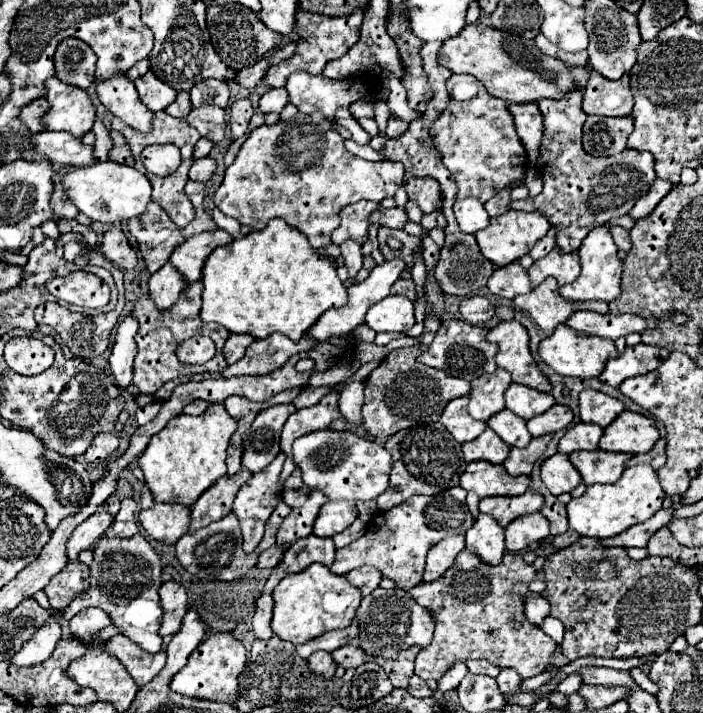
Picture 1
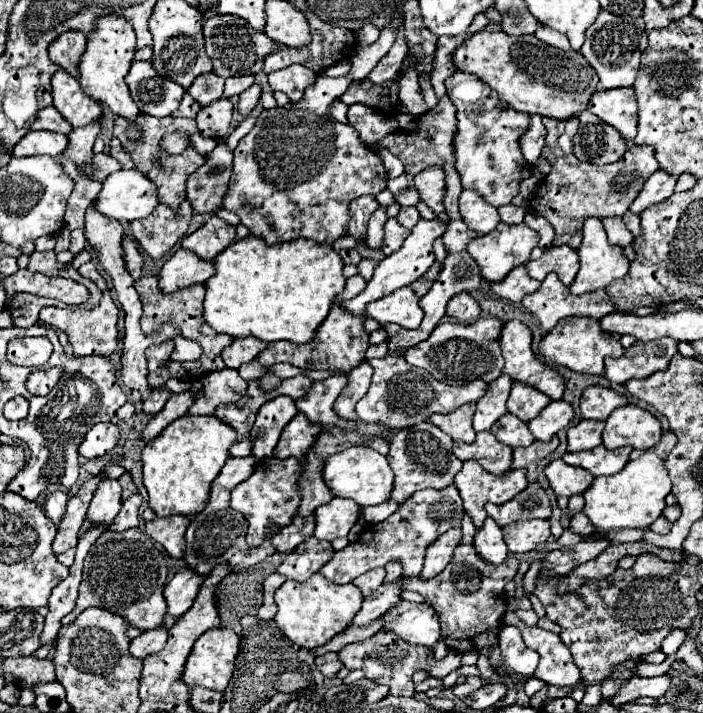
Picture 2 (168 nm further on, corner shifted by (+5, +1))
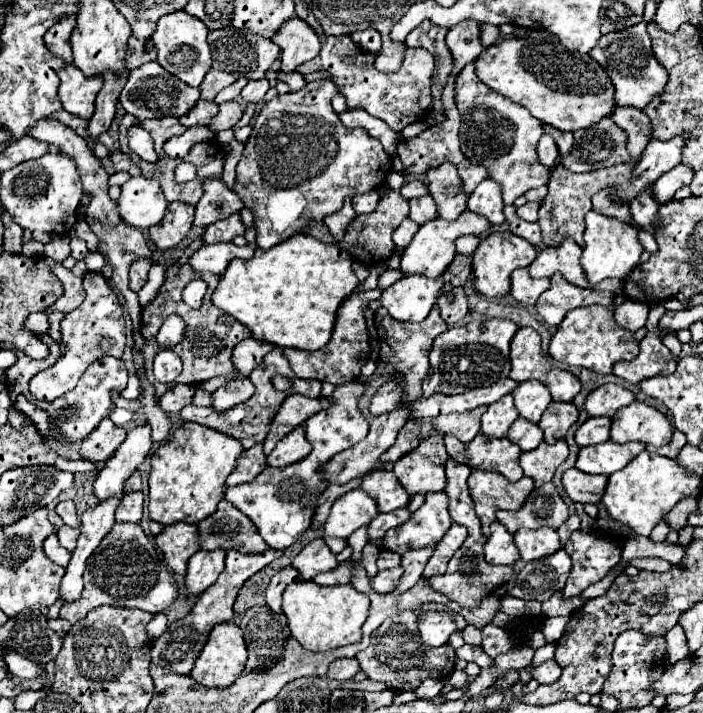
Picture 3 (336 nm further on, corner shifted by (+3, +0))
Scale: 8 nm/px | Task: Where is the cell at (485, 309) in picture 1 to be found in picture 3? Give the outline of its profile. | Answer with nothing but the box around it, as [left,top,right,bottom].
[437,288,469,324]

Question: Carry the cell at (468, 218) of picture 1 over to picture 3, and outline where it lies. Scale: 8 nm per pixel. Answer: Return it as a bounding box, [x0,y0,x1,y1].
[469,178,505,226]

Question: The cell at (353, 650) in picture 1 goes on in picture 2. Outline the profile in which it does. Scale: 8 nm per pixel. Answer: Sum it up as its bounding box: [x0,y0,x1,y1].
[337,631,461,697]

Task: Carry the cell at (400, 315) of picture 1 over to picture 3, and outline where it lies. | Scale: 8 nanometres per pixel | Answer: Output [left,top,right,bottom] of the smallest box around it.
[379,274,445,322]

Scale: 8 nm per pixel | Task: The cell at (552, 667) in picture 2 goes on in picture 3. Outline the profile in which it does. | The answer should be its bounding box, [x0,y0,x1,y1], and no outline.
[531,660,561,684]

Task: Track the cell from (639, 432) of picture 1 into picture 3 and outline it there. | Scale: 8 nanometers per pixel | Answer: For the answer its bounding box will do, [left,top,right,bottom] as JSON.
[611,400,673,446]

